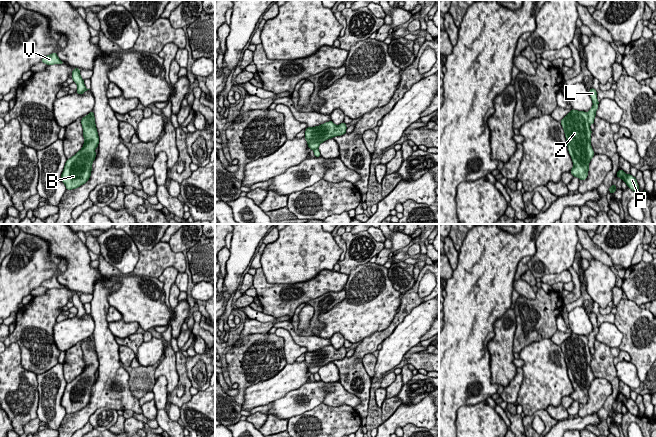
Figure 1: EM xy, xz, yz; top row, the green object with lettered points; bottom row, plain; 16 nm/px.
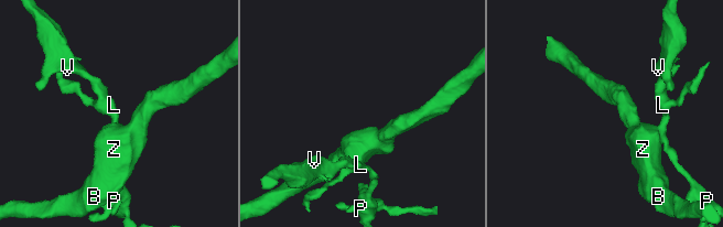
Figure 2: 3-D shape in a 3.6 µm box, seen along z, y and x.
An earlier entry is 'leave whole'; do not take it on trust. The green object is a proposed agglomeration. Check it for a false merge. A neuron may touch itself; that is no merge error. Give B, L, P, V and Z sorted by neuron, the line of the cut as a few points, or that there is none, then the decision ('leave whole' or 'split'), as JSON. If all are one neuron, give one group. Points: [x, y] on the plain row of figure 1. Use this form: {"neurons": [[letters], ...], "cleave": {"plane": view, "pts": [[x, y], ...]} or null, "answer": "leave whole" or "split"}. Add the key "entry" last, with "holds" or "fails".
{"neurons": [["B", "Z"], ["L", "P", "V"]], "cleave": {"plane": "yz", "pts": [[587, 336], [589, 348]]}, "answer": "split", "entry": "fails"}

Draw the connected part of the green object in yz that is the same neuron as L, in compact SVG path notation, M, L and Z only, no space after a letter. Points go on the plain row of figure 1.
M594 312L590 313L589 318L590 318L591 324L593 326L593 330L588 336L588 345L589 345L589 348L594 348L594 342L596 340L595 336L598 333L599 326L597 324L597 316Z

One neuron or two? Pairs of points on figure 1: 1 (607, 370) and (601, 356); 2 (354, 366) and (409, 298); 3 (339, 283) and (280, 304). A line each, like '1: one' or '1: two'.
1: one
2: one
3: one

